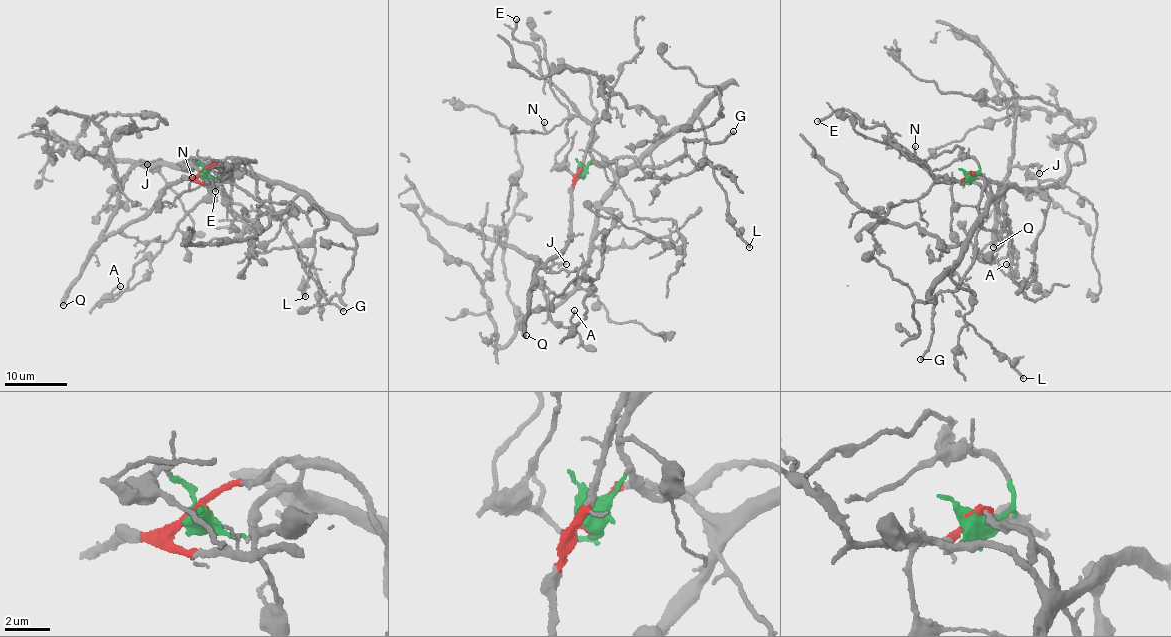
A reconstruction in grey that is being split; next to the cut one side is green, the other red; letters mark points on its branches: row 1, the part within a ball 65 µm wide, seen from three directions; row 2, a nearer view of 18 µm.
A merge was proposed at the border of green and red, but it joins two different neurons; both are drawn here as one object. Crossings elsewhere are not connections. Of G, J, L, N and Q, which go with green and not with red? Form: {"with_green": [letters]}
{"with_green": ["L", "N"]}

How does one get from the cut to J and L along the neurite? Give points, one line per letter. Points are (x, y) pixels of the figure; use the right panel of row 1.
J: (970, 174), (1000, 185), (1001, 195), (997, 201), (989, 200), (994, 202), (1009, 168), (1037, 165), (1039, 174)
L: (970, 174), (963, 185), (978, 184), (989, 200), (950, 279), (974, 294), (965, 321), (1023, 378)

